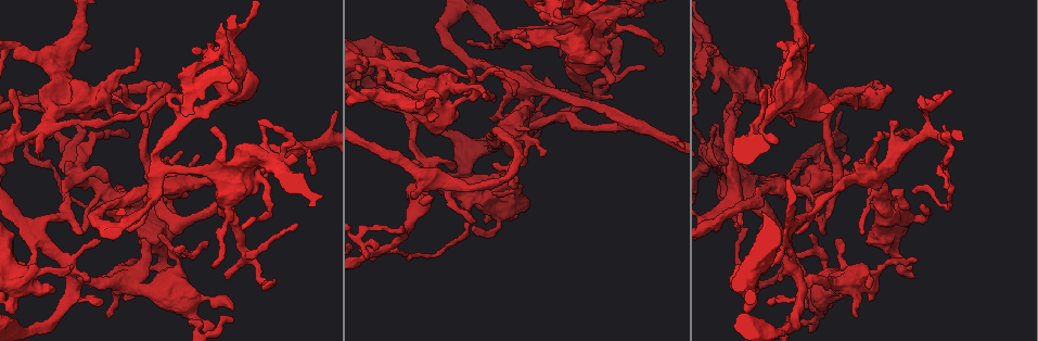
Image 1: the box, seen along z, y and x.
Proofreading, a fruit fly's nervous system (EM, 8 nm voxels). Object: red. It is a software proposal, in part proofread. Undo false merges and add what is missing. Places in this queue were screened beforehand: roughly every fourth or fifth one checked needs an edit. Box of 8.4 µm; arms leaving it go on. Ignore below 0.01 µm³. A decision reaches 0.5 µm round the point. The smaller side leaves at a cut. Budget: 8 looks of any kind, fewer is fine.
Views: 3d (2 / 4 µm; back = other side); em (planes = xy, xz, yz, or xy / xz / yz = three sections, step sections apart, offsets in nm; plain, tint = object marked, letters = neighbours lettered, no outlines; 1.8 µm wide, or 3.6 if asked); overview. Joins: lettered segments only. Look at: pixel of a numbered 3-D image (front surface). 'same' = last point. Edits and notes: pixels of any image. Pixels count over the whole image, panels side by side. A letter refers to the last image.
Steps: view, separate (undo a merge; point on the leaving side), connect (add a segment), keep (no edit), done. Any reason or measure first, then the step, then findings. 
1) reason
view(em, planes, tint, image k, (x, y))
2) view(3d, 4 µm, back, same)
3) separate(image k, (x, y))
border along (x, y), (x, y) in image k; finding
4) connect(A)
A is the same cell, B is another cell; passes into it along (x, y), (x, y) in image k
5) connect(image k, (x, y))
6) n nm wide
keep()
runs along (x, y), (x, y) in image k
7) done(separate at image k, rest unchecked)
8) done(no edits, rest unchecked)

arms part here
view(3d, 4 µm, back, image 1, (870, 175))

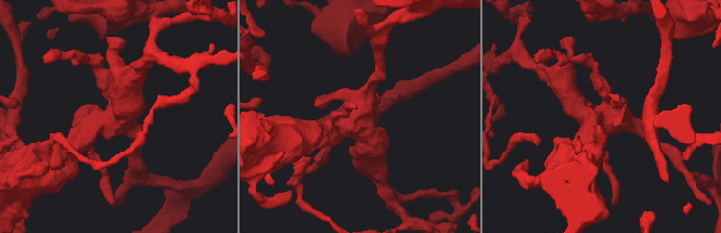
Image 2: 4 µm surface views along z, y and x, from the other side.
view(em, 3.6 µm, planes, tint, image 2, (360, 116))

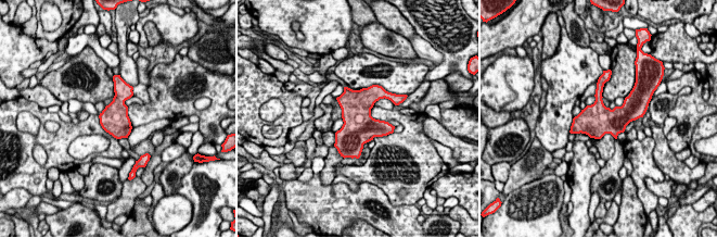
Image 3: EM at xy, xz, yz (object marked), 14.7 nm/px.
see the neighbours
view(em, 3.6 µm, planes, letters, same)

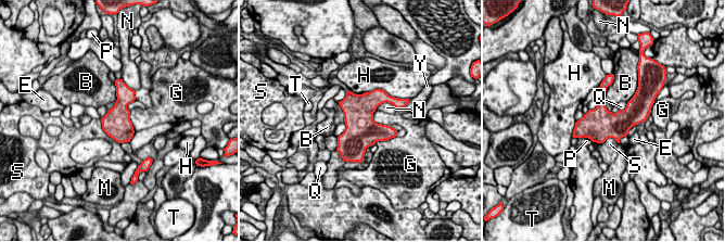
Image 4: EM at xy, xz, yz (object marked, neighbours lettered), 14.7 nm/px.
keep()
B, E, G, H, M, N, P, Q, S, T and Y are other cells; border along (376, 109), (373, 119), (390, 126) in image 4; all the same neuron

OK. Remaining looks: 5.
sharp bend
view(em, xz, step 16, tint, image 1, (269, 213))

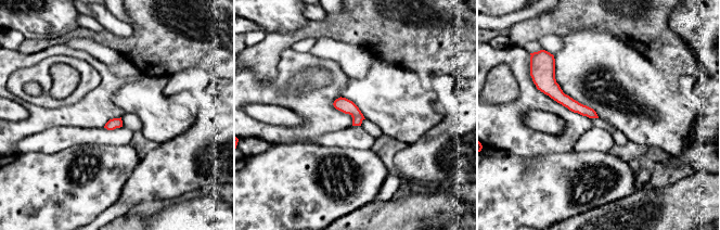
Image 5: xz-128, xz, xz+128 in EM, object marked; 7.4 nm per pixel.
another direction
view(em, planes, tint, same)

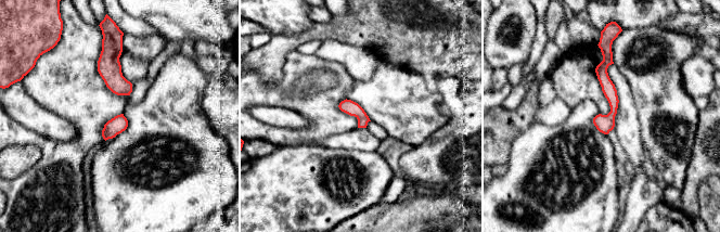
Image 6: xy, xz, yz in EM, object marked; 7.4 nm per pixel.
view(em, planes, letters, same)

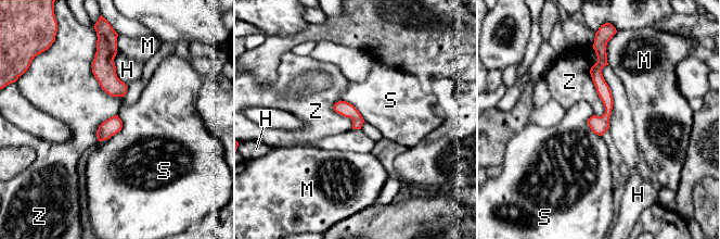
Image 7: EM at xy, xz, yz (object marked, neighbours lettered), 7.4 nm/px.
H touches over 480 nm
keep()
H, M, S and Z are other cells; border along (95, 45), (93, 76), (123, 97) in image 7; one neuron here

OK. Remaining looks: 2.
thin neck
view(3d, 4 µm, back, image 1, (514, 184))

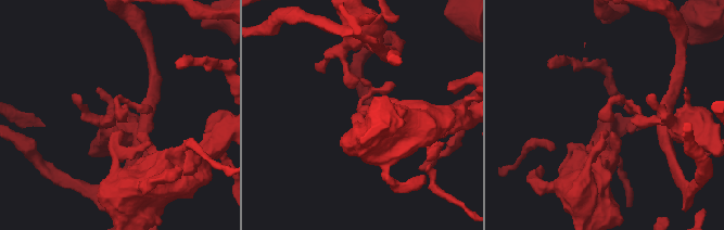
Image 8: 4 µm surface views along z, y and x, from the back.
now the EM
view(em, planes, letters, image 8, (121, 129))

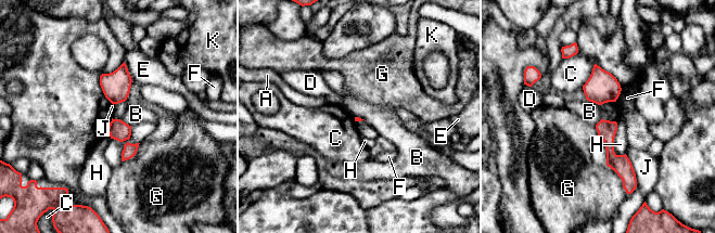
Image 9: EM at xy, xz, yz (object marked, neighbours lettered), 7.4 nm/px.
keep()
A, B, C, D, E, F, G, H, J and K are other cells; runs along (602, 123), (625, 180) in image 9; all the same neuron

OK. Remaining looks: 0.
done(no edits, rest unchecked)

